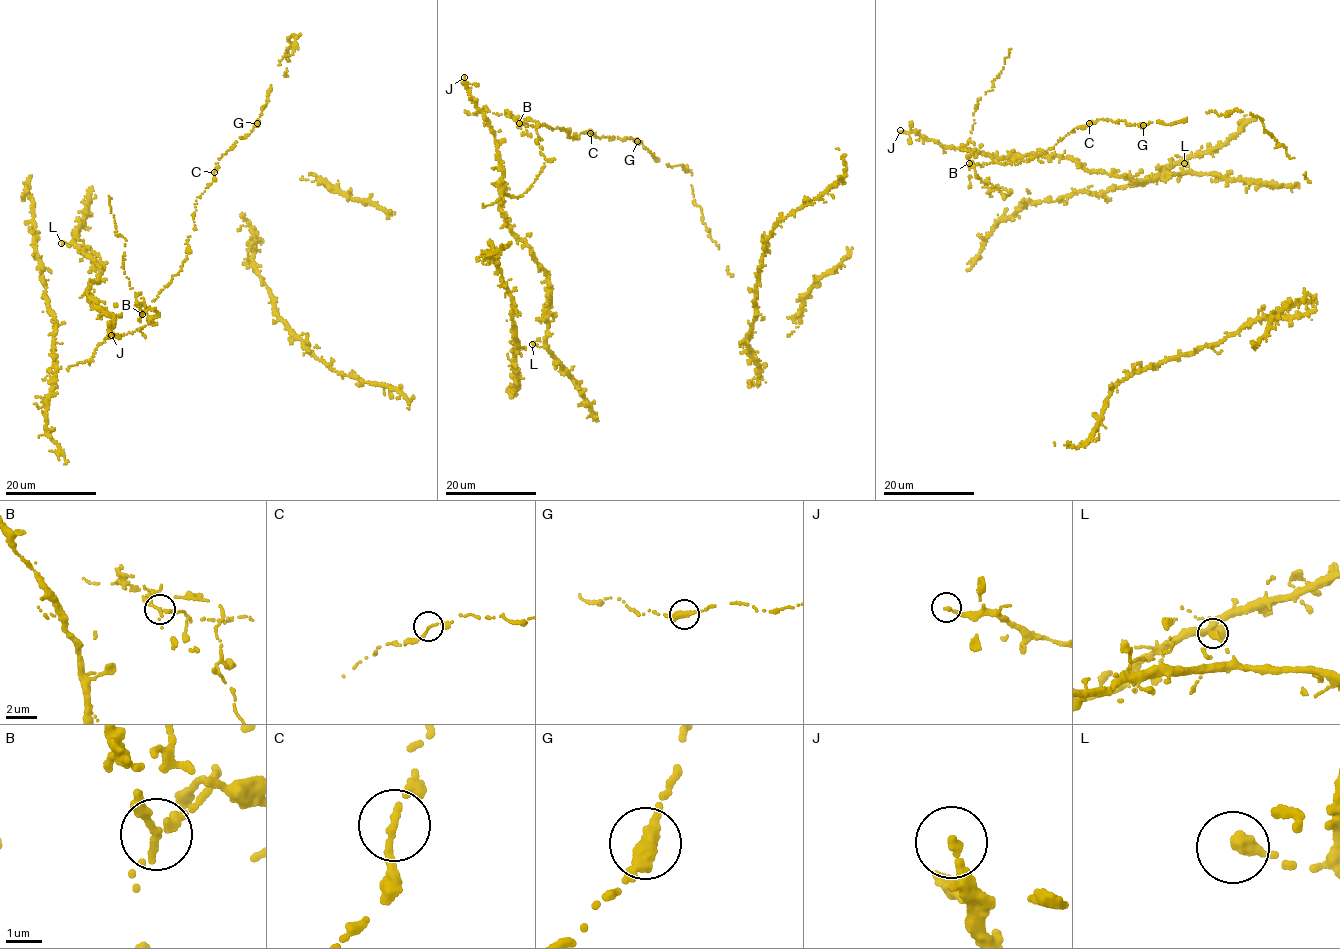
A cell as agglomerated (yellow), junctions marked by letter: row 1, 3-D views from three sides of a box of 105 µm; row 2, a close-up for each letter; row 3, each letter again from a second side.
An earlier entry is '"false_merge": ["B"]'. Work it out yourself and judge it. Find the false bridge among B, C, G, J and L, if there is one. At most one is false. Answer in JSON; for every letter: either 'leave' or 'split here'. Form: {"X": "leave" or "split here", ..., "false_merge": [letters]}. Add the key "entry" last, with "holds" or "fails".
{"B": "split here", "C": "leave", "G": "leave", "J": "leave", "L": "leave", "false_merge": ["B"], "entry": "holds"}

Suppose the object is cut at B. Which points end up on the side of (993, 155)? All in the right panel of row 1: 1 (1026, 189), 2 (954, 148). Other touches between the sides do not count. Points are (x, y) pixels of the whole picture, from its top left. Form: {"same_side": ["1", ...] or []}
{"same_side": ["1", "2"]}

